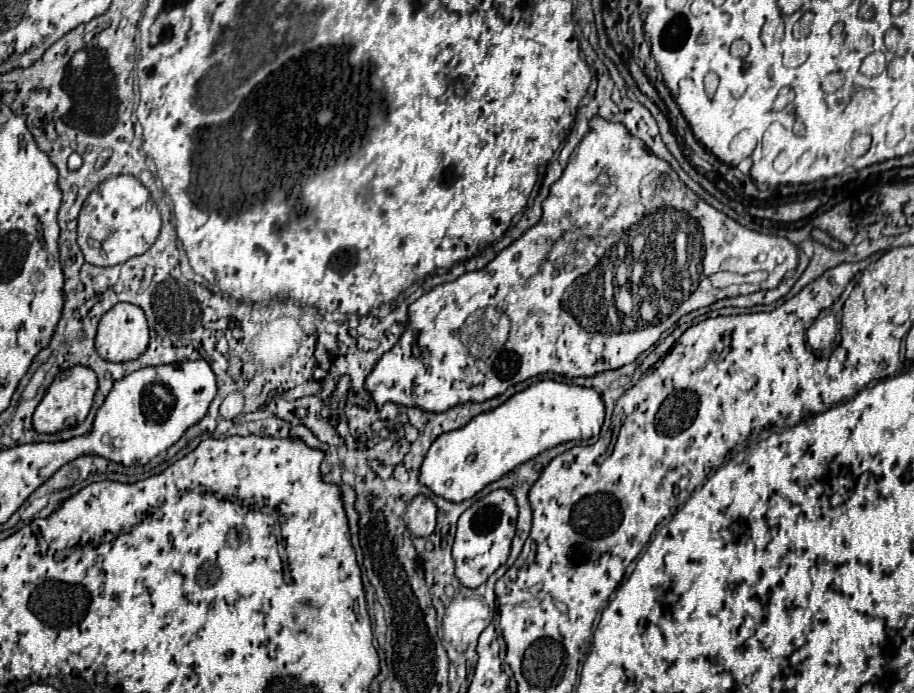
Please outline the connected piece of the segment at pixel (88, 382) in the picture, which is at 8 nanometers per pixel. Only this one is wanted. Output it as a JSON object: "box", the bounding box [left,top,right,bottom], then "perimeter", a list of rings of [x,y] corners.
{"box":[32,366,98,434],"perimeter":[[[74,366],[74,368],[68,368],[66,372],[58,372],[58,376],[48,386],[42,402],[34,410],[34,416],[32,416],[34,430],[54,434],[58,430],[72,426],[72,424],[80,424],[92,406],[96,388],[98,388],[96,374],[86,366]]]}

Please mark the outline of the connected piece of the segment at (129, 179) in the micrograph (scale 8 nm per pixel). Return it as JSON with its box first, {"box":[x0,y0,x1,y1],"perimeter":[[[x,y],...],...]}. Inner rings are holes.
{"box":[78,176,160,266],"perimeter":[[[134,176],[106,178],[86,198],[78,216],[78,246],[84,260],[94,266],[116,266],[146,252],[160,232],[160,212],[154,208],[148,188]]]}

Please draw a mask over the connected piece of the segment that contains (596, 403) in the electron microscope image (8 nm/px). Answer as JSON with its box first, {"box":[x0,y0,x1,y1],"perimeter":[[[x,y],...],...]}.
{"box":[420,380,604,502],"perimeter":[[[540,380],[498,408],[474,416],[466,426],[438,436],[422,462],[420,482],[450,502],[462,502],[556,444],[598,436],[602,422],[604,402],[594,388]]]}

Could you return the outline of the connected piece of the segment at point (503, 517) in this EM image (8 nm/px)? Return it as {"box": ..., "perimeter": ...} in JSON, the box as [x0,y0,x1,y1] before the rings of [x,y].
{"box":[452,488,518,588],"perimeter":[[[498,488],[474,502],[458,520],[458,530],[452,546],[456,576],[466,588],[478,588],[492,576],[510,554],[510,544],[516,534],[518,506],[510,490]]]}

